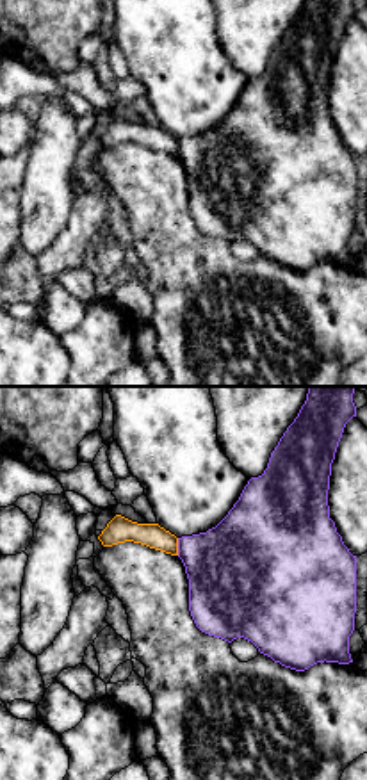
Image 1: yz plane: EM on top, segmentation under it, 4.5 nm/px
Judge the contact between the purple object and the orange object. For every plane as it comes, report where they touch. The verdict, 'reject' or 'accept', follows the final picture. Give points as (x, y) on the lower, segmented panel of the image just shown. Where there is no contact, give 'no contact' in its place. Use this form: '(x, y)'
(179, 547)

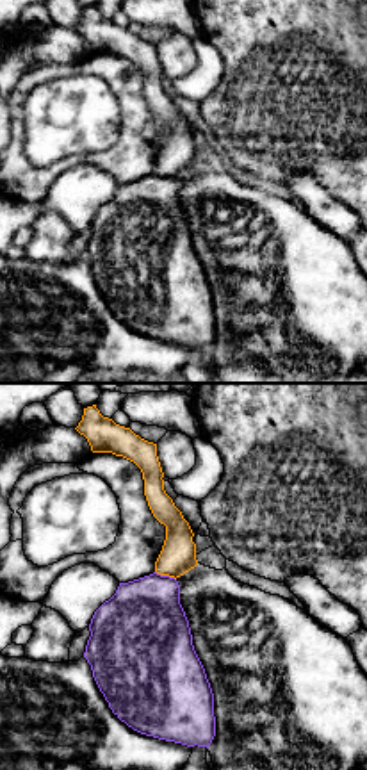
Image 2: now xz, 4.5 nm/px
(166, 576)

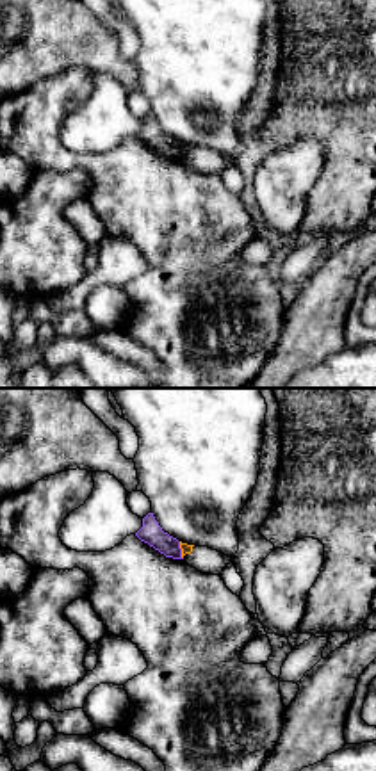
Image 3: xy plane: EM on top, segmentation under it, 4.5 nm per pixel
(180, 551)

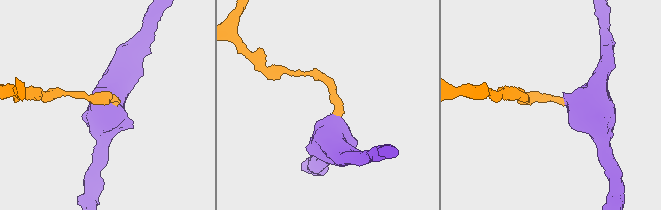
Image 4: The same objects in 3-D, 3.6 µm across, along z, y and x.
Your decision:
reject

